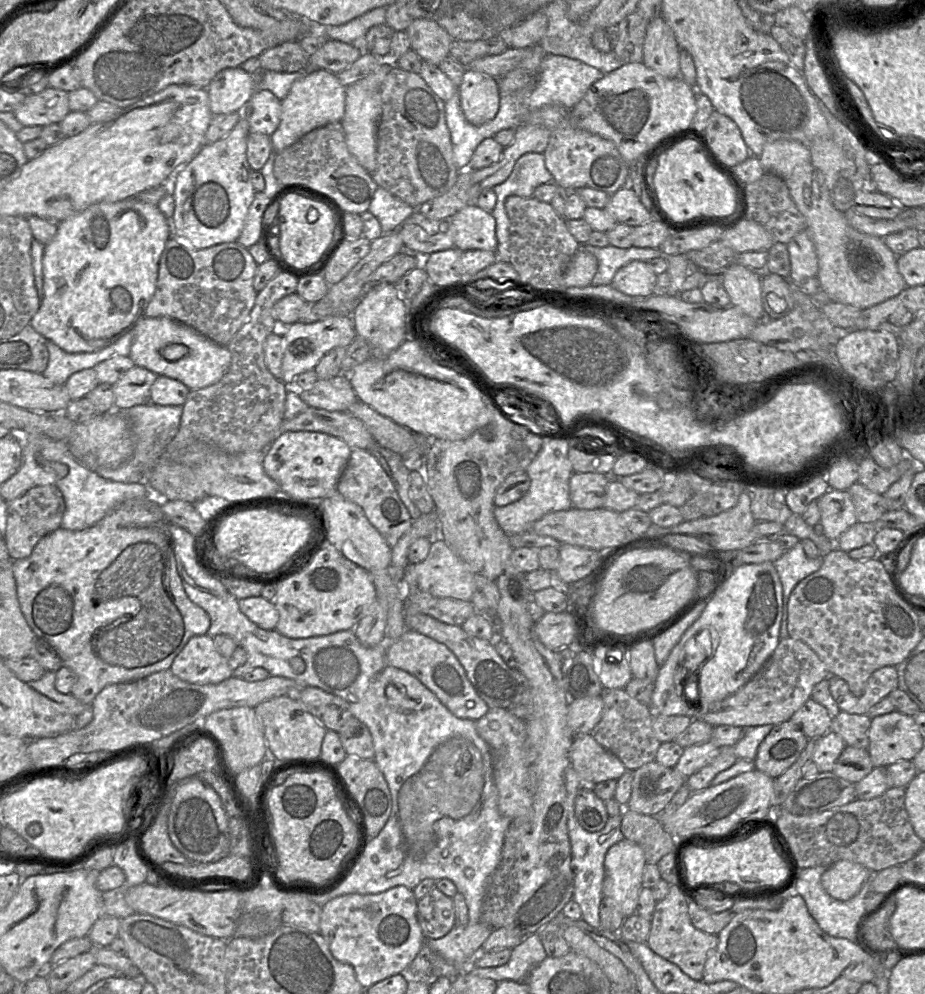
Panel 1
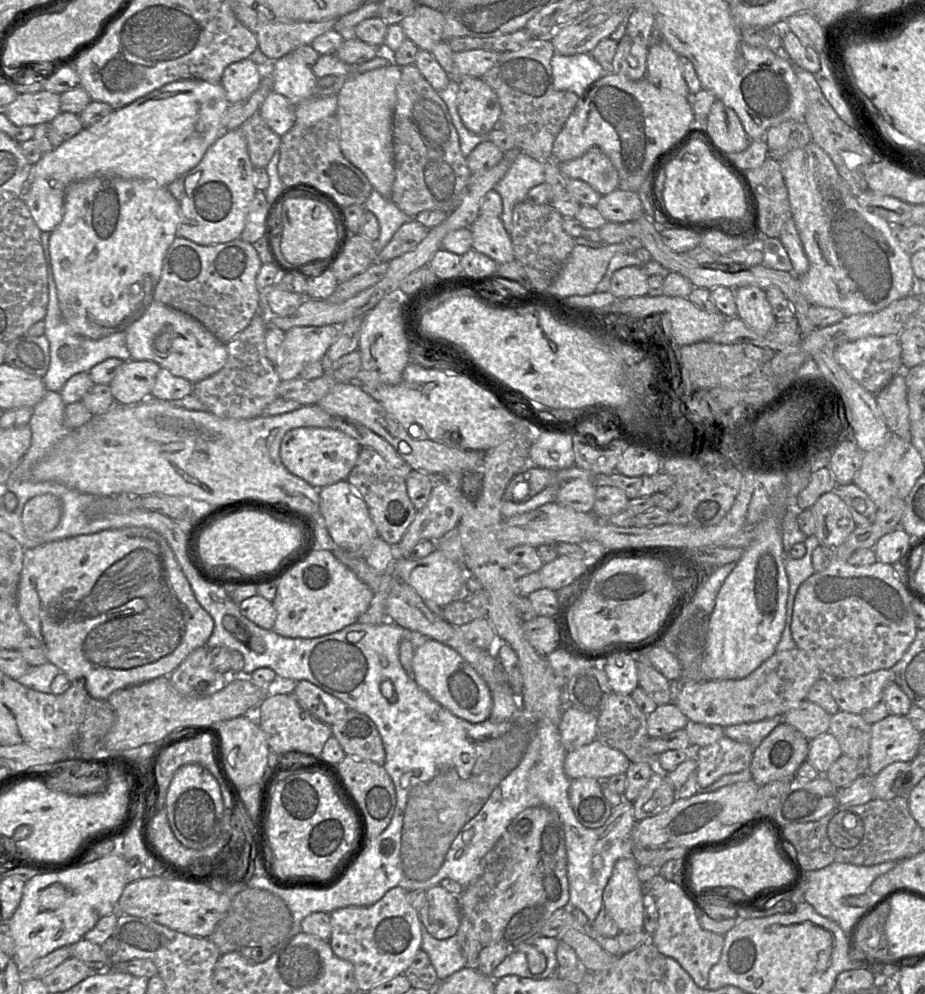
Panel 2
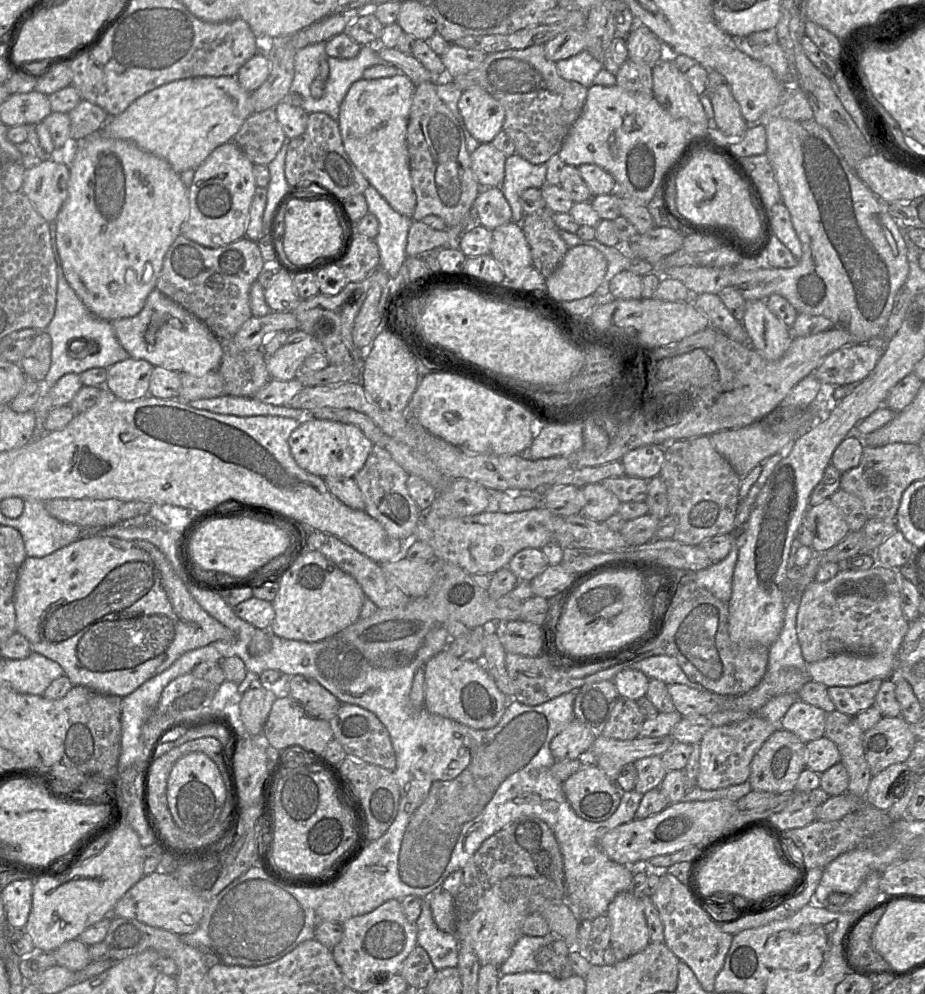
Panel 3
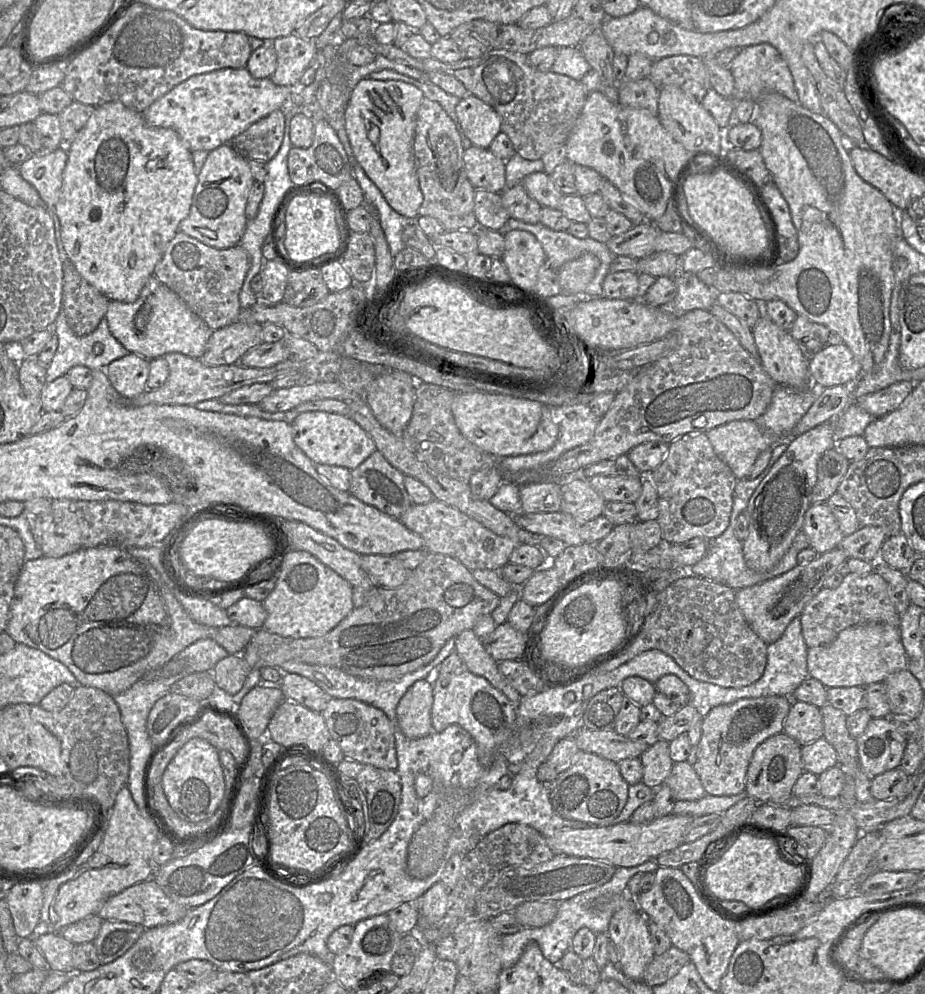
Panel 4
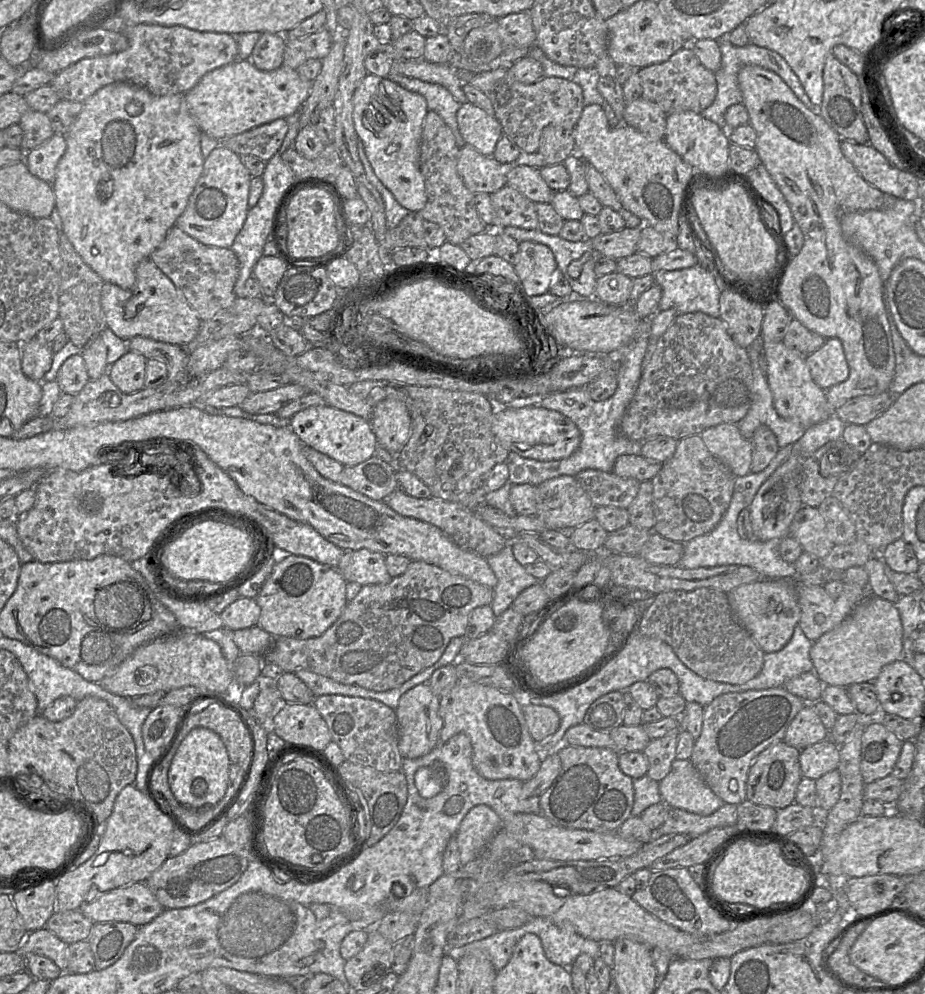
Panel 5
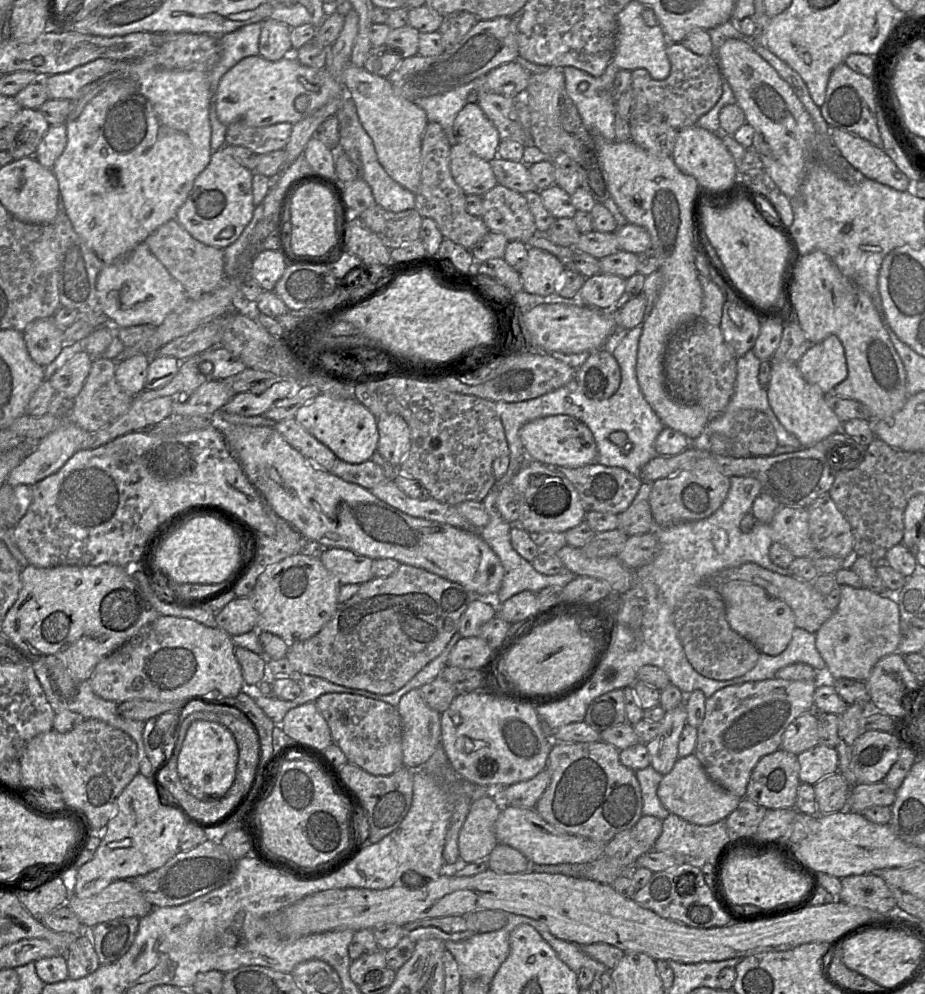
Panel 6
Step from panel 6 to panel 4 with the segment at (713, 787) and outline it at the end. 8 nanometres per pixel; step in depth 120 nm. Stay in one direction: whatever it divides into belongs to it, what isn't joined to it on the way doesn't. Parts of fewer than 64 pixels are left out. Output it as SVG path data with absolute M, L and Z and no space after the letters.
M687 761L673 763L664 783L676 801L695 801L707 795L694 767Z

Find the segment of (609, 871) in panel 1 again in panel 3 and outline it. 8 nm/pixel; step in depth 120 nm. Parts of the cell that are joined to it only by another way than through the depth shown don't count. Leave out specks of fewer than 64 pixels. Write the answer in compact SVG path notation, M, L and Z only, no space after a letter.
M633 891L619 893L609 904L606 916L611 924L611 945L619 945L627 956L639 953L649 945L643 904Z

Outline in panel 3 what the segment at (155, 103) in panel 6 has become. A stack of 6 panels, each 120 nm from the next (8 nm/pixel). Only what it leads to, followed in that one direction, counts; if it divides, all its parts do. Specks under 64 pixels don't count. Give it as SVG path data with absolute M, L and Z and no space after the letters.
M101 130L77 140L77 152L70 166L68 195L56 218L56 244L64 275L83 304L98 318L114 321L137 315L144 307L149 293L156 287L166 252L181 234L181 226L189 215L189 189L171 165L164 159L139 148L134 143L104 137Z

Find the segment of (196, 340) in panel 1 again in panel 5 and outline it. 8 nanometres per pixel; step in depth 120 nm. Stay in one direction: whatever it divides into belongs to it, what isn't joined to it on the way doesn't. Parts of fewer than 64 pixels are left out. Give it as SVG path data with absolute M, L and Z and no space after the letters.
M151 258L142 260L136 268L132 289L104 282L101 306L106 326L122 340L143 336L155 341L187 346L198 334L202 320L191 307L183 292L165 275Z

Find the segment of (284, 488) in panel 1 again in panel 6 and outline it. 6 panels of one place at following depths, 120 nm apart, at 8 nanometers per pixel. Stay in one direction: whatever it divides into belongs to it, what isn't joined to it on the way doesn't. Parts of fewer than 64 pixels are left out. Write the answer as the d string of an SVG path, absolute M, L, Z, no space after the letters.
M318 394L297 411L295 420L327 446L338 459L347 463L360 464L368 461L377 450L377 418L353 396Z

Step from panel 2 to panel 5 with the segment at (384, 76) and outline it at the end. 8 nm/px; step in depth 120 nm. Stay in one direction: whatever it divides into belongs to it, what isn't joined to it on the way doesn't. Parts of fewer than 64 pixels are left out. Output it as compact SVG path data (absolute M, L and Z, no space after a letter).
M367 73L353 96L353 123L365 154L381 183L396 201L410 212L420 212L426 205L424 178L420 170L420 142L424 118L428 112L426 100L418 93L404 89L396 82Z

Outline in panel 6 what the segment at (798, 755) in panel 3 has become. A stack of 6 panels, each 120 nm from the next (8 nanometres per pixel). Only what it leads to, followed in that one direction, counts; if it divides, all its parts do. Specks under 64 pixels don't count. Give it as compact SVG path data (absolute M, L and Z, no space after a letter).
M781 748L765 755L753 768L745 798L767 810L795 808L800 785L797 755Z

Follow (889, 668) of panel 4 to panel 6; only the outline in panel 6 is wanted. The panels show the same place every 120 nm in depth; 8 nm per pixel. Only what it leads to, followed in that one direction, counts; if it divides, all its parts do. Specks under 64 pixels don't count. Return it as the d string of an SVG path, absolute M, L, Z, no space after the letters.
M841 586L841 600L832 616L816 634L816 648L826 663L826 679L848 678L866 682L876 663L898 650L900 642L900 612L894 596L881 596L862 587Z

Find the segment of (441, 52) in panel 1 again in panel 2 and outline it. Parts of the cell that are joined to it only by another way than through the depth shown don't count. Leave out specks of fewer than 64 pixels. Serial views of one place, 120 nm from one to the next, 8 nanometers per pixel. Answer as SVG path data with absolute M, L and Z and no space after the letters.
M418 5L399 25L420 50L432 52L436 44L444 41L444 15L427 6Z

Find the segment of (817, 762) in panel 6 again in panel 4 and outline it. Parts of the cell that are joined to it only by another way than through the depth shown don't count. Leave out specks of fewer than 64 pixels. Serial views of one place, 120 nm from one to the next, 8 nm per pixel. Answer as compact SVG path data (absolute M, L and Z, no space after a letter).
M820 738L801 748L801 759L804 771L819 776L825 770L838 765L838 755L834 747Z

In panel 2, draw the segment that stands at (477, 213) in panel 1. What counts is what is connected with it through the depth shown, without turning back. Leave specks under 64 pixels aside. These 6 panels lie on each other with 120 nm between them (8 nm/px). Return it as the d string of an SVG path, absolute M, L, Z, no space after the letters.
M480 214L469 230L472 234L472 250L490 257L497 264L515 260L511 237L500 217Z

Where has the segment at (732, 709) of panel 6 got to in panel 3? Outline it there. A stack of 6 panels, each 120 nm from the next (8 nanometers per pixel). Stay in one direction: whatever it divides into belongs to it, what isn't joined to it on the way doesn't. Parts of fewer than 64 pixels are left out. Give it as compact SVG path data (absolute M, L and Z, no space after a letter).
M757 714L737 723L712 726L700 741L696 786L703 790L717 790L746 782L754 755L778 728L778 724L772 724Z

